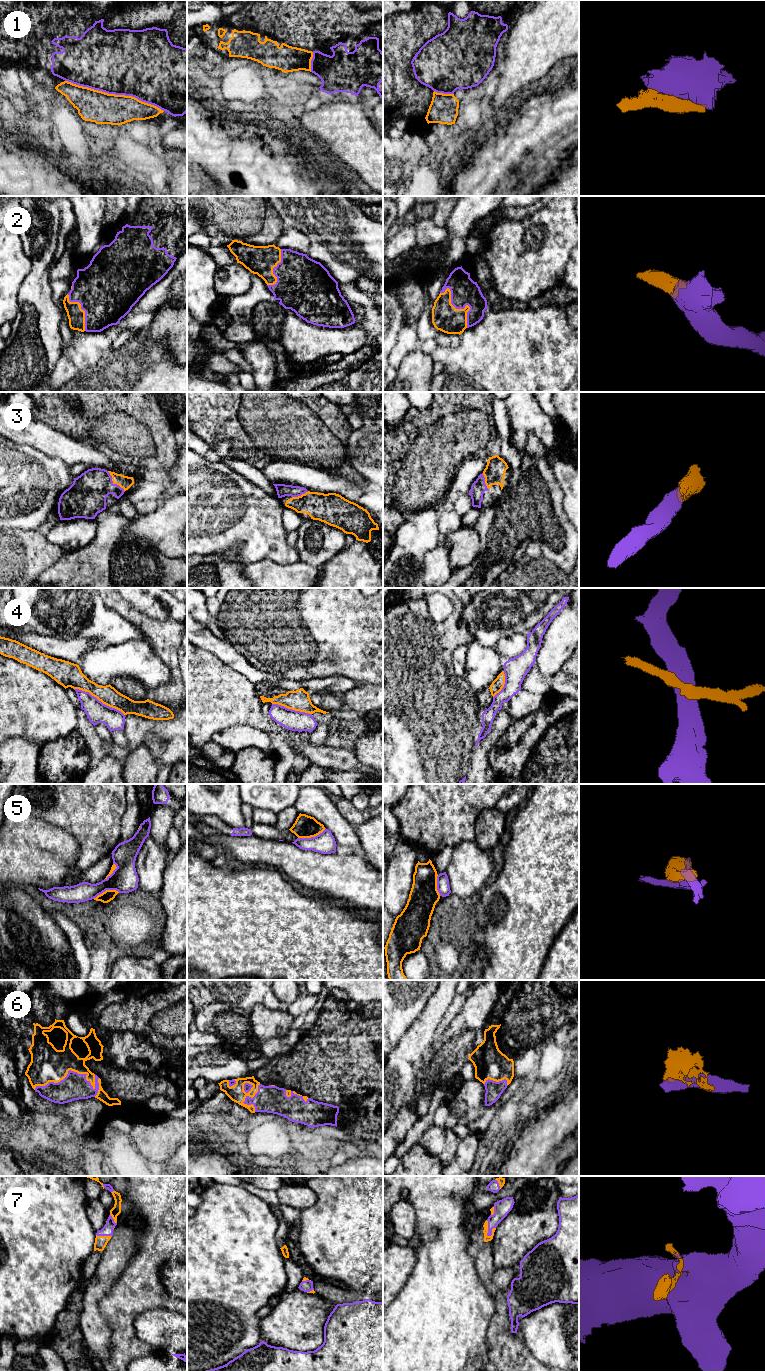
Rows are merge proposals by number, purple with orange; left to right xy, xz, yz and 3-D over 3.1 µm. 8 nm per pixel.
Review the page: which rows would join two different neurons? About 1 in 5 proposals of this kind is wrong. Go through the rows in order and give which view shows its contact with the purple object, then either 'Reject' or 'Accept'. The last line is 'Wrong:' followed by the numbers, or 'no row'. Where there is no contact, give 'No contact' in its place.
1: Touches purple in xy. Reject
2: Touches purple in yz. Accept
3: Touches purple in xy. Accept
4: Touches purple in xy. Reject
5: Touches purple in xz. Reject
6: Touches purple in xy. Accept
7: Touches purple in yz. Accept
Wrong: 1, 4, 5

